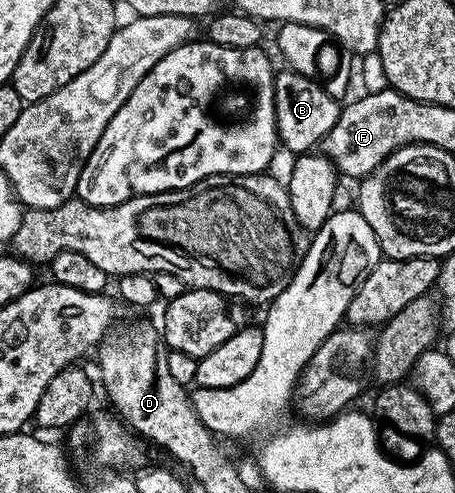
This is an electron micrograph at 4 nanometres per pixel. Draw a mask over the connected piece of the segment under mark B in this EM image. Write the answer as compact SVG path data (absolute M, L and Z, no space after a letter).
M292 71L278 72L273 79L275 95L275 119L277 120L277 140L293 152L300 155L316 150L321 141L335 127L342 106L338 98L329 94L324 84L316 85L312 76Z

